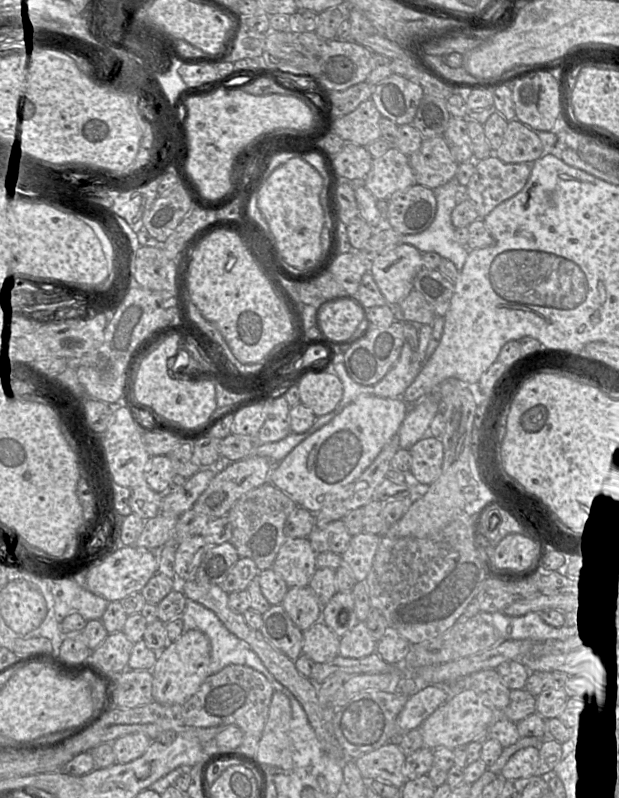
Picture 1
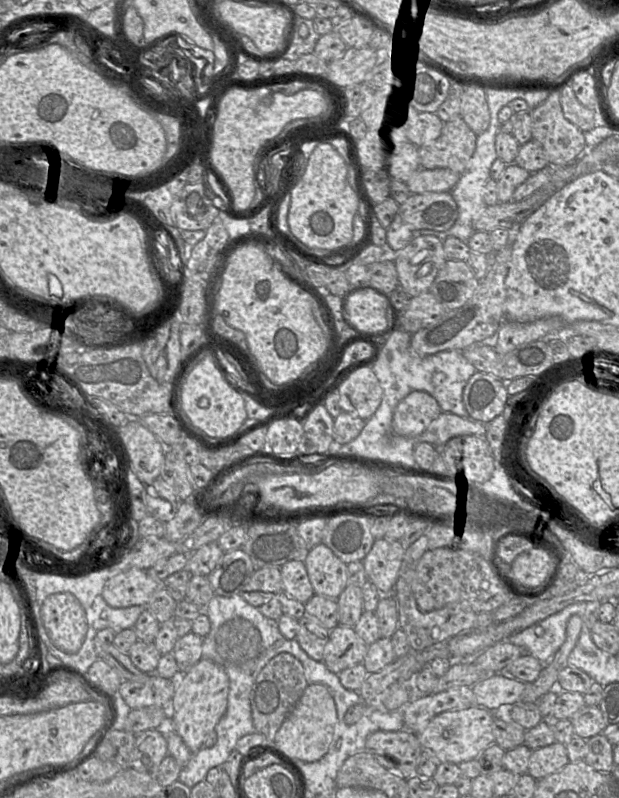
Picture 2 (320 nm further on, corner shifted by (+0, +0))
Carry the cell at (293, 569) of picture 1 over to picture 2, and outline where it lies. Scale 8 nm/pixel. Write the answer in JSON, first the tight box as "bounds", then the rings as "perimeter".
{"bounds":[304,543,349,599],"perimeter":[[[323,543],[308,551],[304,563],[316,595],[337,599],[349,584],[347,564]]]}

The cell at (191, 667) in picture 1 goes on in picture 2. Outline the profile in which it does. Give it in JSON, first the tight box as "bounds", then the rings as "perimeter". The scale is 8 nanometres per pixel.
{"bounds":[170,658,229,753],"perimeter":[[[202,658],[189,671],[178,671],[171,680],[174,694],[170,703],[174,731],[183,739],[192,753],[216,743],[215,727],[227,709],[229,679],[220,665]]]}

